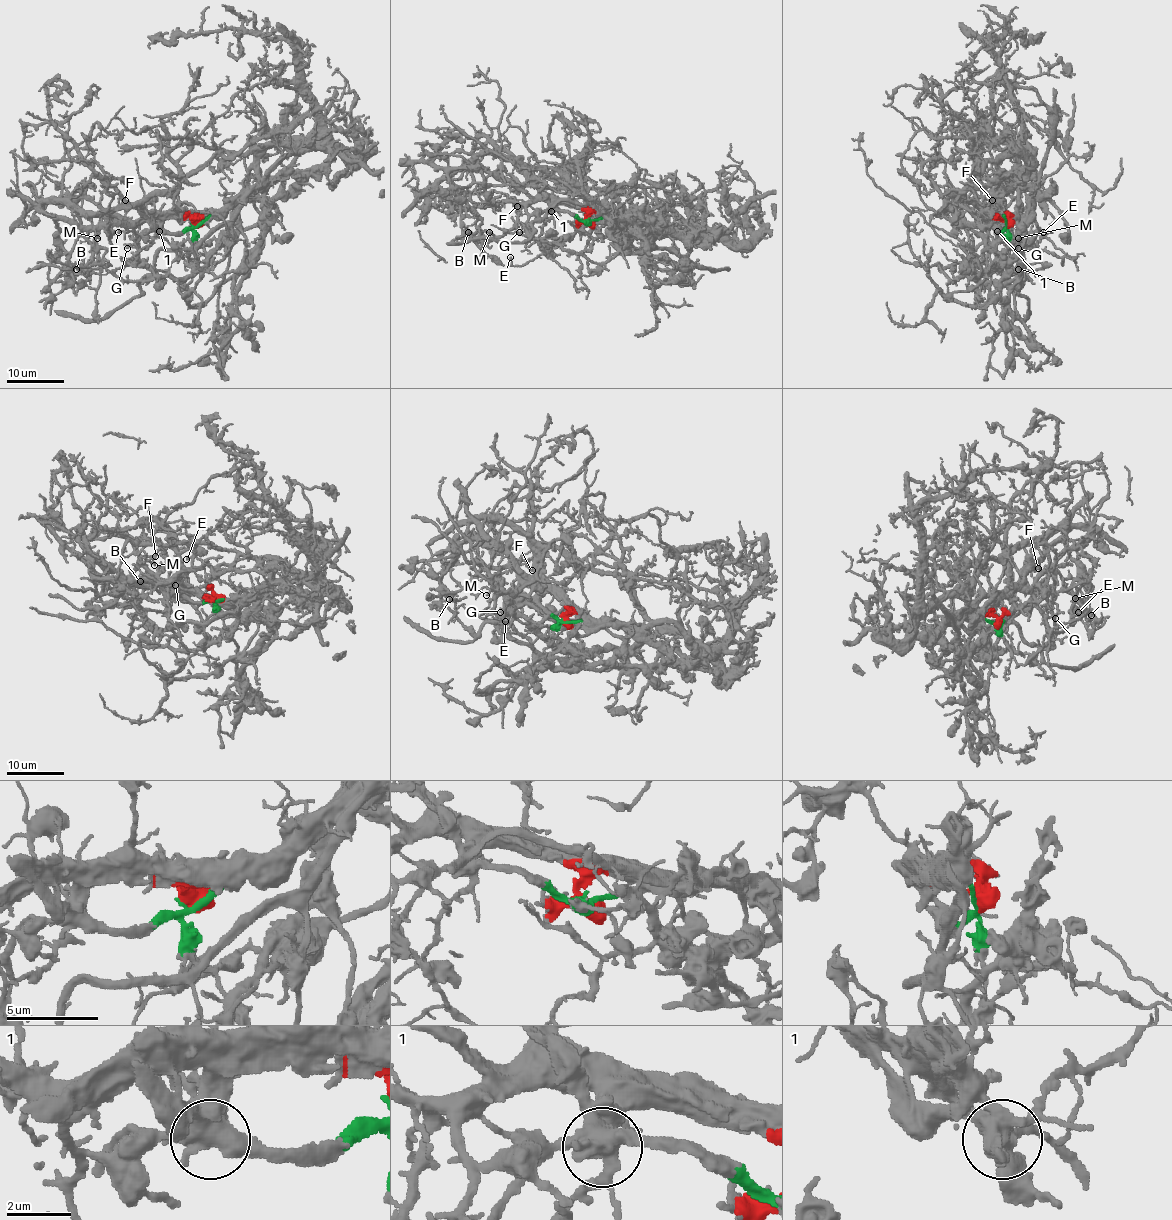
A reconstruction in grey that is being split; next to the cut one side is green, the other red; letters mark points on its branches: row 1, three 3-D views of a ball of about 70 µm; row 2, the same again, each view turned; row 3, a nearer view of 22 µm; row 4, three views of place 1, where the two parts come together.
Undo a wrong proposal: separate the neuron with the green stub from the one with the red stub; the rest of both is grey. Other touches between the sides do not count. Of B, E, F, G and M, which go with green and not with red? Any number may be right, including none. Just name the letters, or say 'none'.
E, G

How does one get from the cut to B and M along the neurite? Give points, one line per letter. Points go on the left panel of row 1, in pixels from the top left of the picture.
B: (197, 225), (194, 219), (175, 218), (96, 226), (56, 221), (69, 273), (77, 274), (76, 268)
M: (197, 225), (194, 219), (128, 219), (125, 222), (103, 216), (95, 229), (98, 238)

